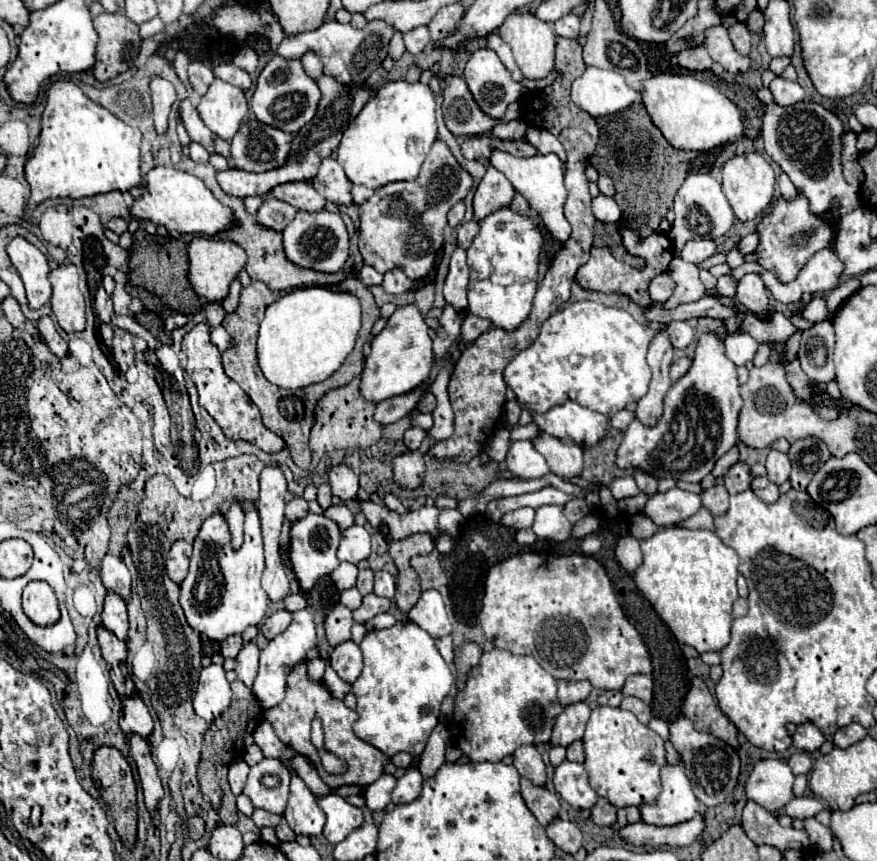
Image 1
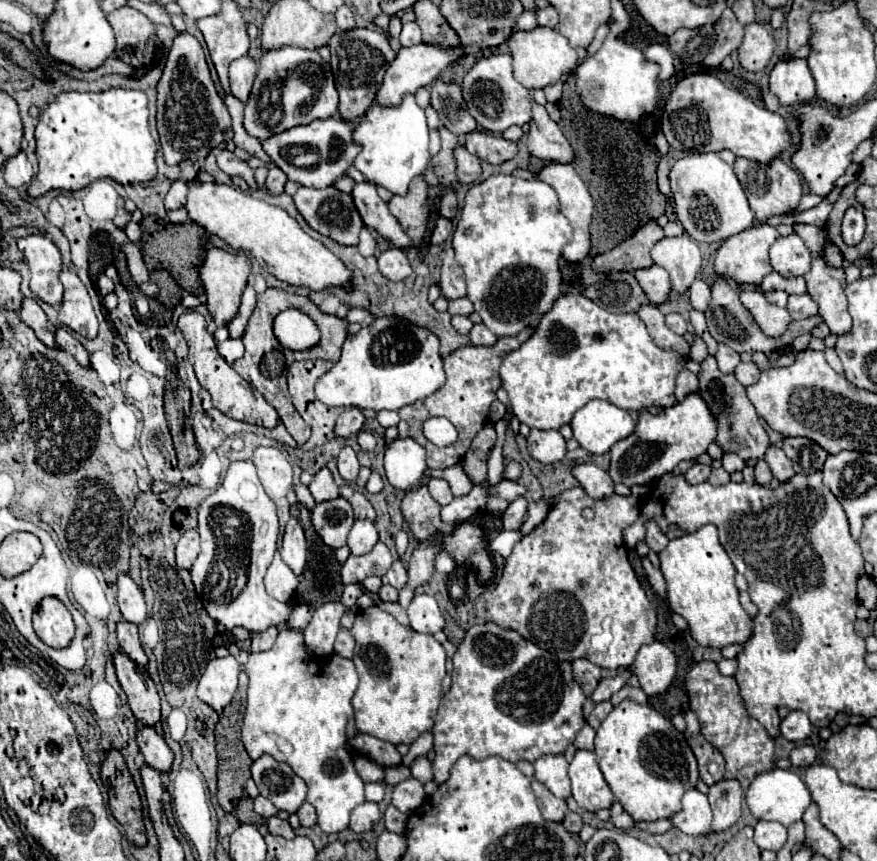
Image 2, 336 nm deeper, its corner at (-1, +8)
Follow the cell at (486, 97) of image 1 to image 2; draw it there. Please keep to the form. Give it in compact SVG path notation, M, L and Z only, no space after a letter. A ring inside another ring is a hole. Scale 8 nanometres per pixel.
M492 54L488 58L480 58L470 72L464 76L462 82L462 96L468 104L470 114L478 122L480 128L502 134L508 126L530 122L532 118L532 100L530 90L526 90L514 76L512 76L512 56L510 54Z

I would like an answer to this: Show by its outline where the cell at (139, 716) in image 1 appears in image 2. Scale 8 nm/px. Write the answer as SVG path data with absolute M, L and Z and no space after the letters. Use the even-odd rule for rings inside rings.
M142 726L138 730L138 746L140 746L140 752L144 754L148 766L156 768L162 774L168 774L170 772L174 754L168 748L168 744L164 742L164 738L154 728Z

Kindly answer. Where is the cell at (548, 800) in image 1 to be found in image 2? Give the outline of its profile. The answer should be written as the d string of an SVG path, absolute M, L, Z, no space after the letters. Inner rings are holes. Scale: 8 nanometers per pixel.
M536 778L532 780L532 790L540 802L542 816L550 822L562 822L564 816L568 814L568 806L562 798L556 798L544 784L540 784Z

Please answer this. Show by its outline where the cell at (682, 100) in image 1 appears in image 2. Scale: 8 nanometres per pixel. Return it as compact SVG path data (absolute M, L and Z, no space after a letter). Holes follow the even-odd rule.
M692 74L676 84L662 114L662 132L676 152L720 152L728 148L736 156L758 160L762 164L772 164L774 158L792 146L792 136L788 132L786 120L780 114L756 106L742 92L726 88L716 76L710 74Z

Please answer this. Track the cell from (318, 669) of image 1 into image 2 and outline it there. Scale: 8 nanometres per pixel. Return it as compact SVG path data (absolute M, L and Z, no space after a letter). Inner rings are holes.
M304 802L296 814L298 814L302 826L314 826L316 824L316 810L312 808L312 804Z

